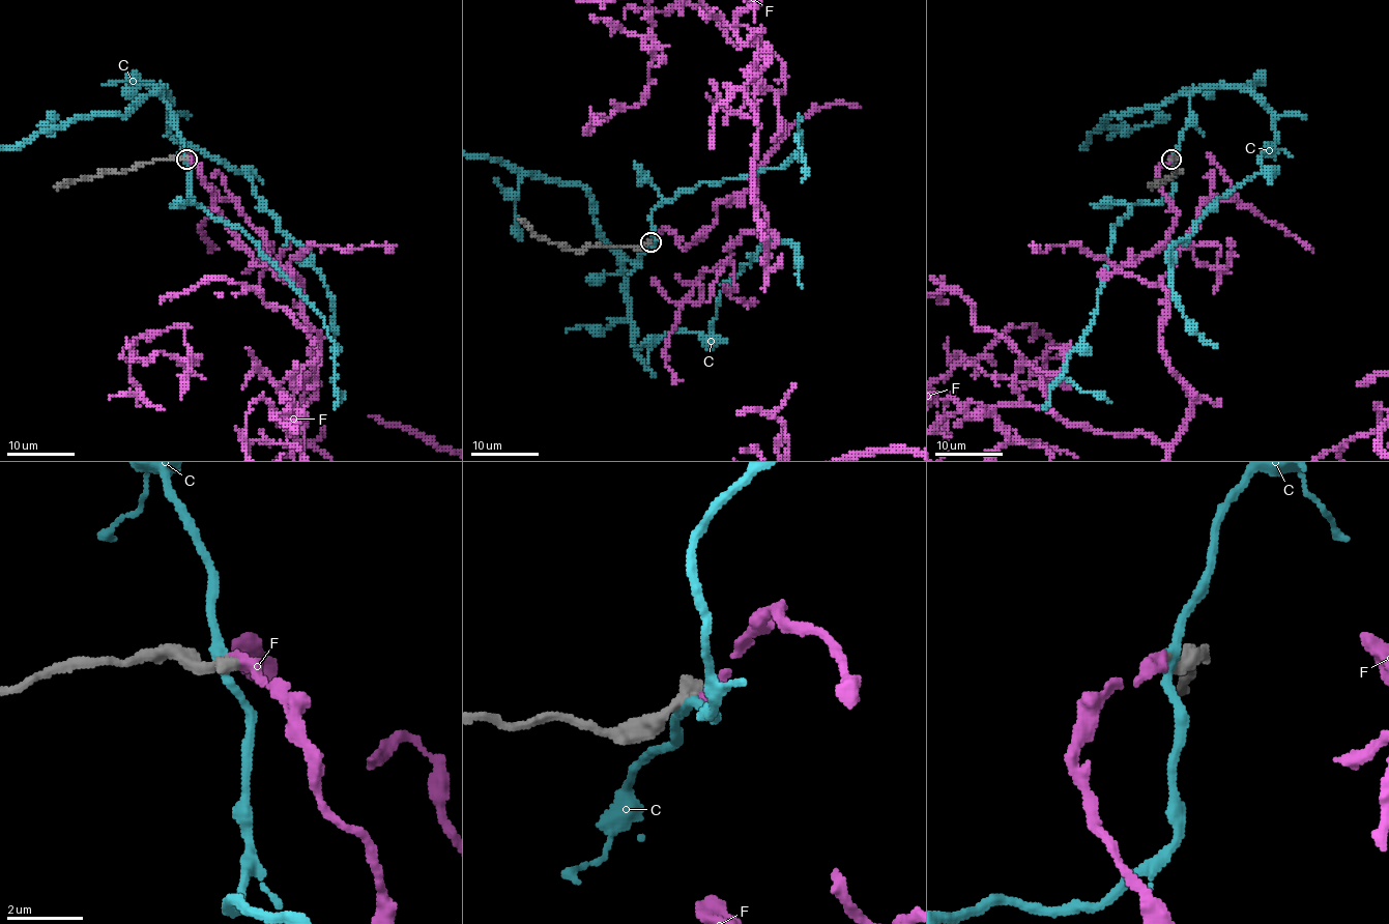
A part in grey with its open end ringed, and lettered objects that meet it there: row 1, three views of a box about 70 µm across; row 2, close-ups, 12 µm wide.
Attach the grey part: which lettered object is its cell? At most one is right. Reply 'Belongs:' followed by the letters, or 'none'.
Belongs: F

